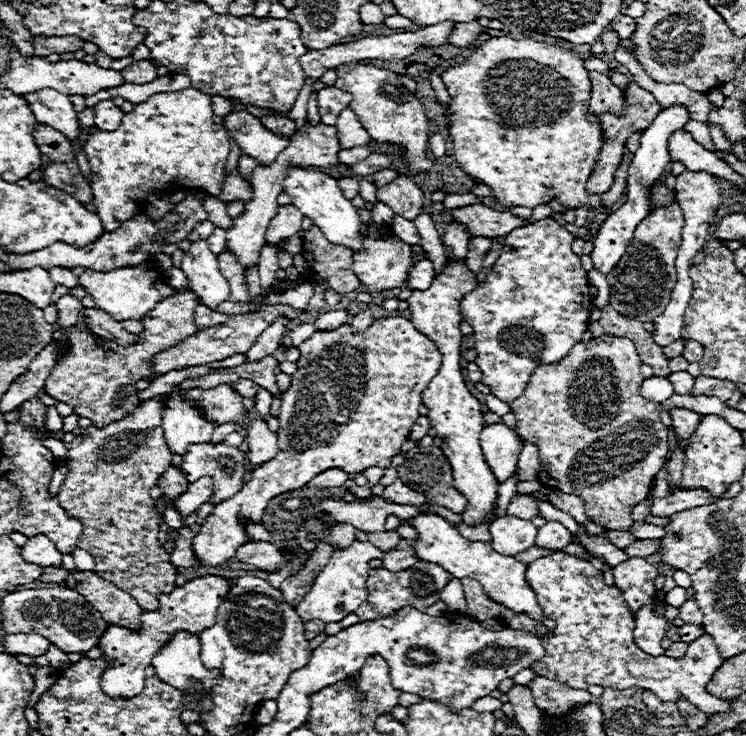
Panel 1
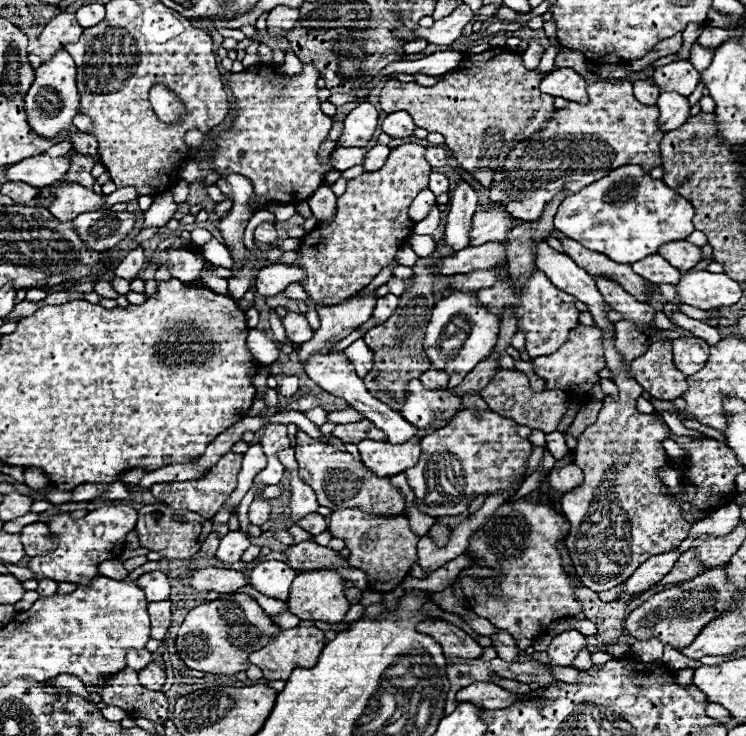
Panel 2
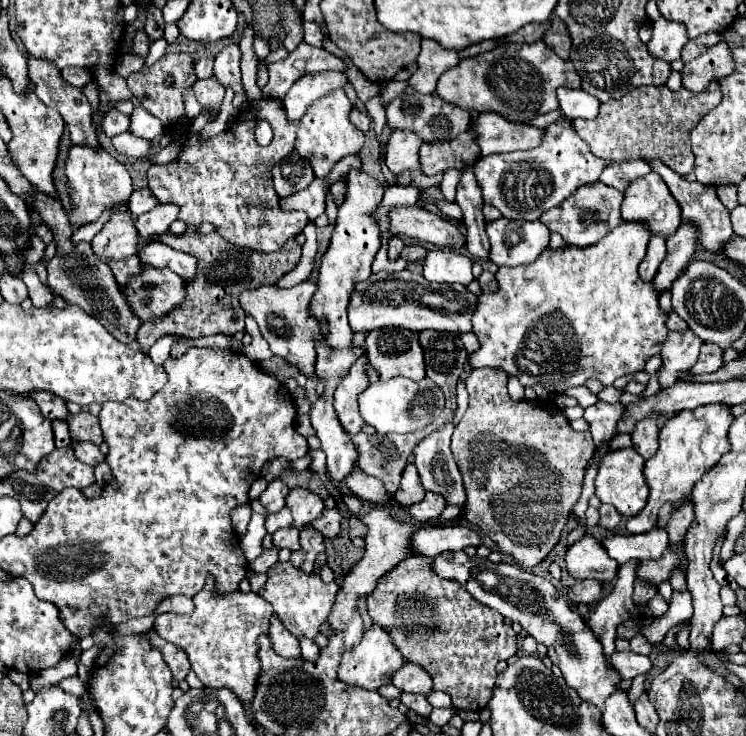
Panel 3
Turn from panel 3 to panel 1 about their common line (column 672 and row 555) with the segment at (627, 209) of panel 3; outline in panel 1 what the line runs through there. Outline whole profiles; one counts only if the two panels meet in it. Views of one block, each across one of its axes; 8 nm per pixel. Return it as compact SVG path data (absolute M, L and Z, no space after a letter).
M404 316L378 318L364 332L354 332L350 324L342 324L336 330L318 330L308 340L304 340L298 350L298 370L290 376L290 388L282 392L282 406L278 414L280 450L272 460L268 460L268 464L260 464L252 470L252 478L236 496L224 500L214 508L212 516L208 516L192 542L196 556L206 568L216 568L234 556L236 548L248 540L244 522L262 522L264 510L272 498L302 488L328 468L340 468L348 474L358 474L372 466L390 468L392 456L400 454L402 444L408 440L410 428L420 416L420 394L432 376L436 376L442 364L442 354L436 344L418 332L414 324Z

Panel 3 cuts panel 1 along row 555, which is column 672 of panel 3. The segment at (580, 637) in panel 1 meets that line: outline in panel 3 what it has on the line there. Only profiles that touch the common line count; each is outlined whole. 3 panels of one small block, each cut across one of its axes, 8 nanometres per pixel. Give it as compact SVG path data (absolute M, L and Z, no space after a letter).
M670 548L666 550L666 556L662 556L662 560L644 560L638 566L638 578L650 580L652 584L660 584L662 580L670 578L670 572L674 568L682 566L686 570L686 560L680 560Z

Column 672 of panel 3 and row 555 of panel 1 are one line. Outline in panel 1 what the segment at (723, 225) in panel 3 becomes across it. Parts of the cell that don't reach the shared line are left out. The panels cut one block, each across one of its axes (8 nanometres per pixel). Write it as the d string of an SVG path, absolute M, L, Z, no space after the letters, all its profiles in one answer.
M198 524L192 526L184 526L176 538L176 550L170 554L172 564L176 564L176 568L200 568L200 560L194 554L192 548L192 540L194 536L200 532Z

